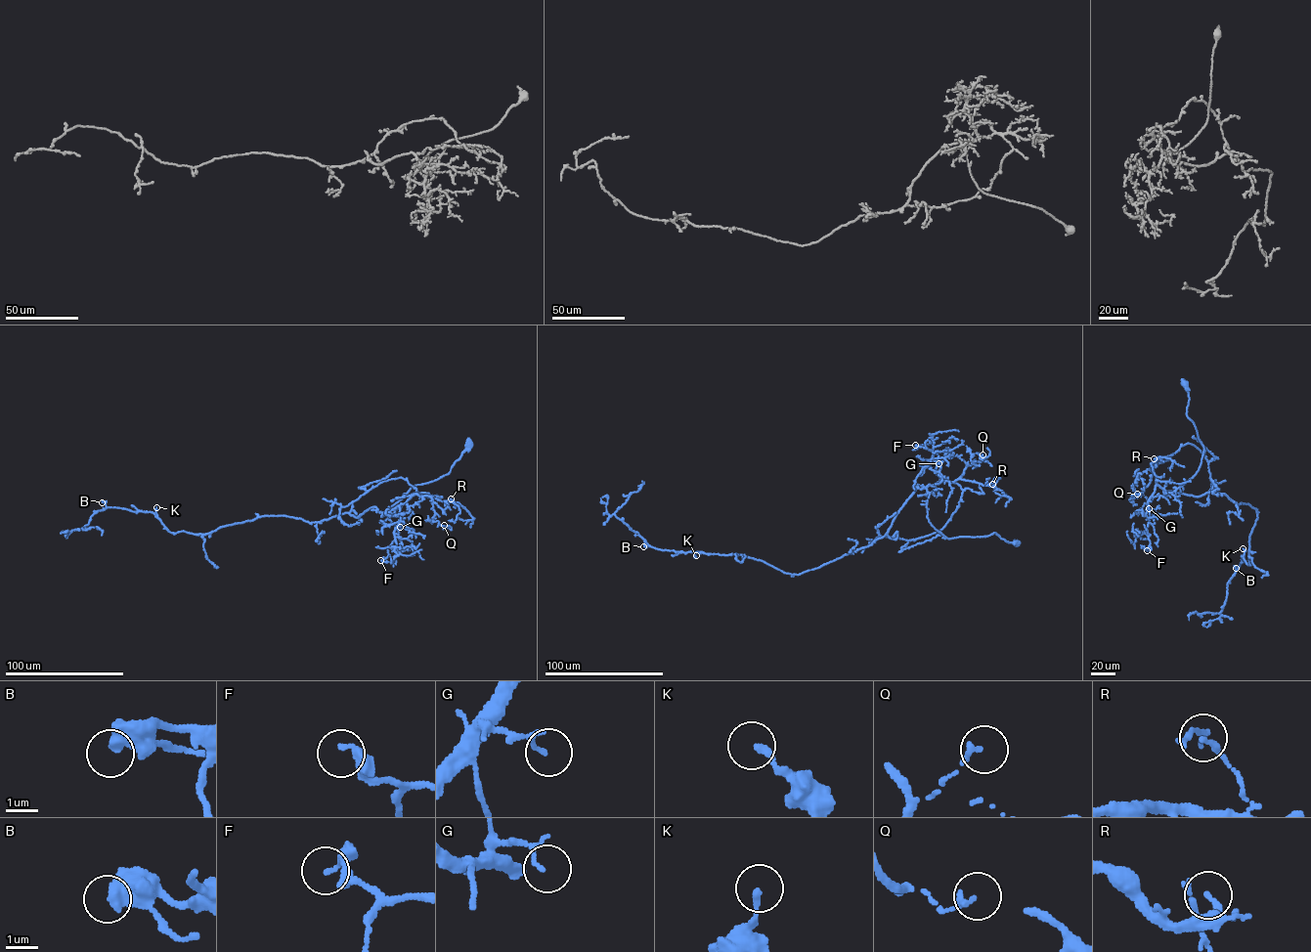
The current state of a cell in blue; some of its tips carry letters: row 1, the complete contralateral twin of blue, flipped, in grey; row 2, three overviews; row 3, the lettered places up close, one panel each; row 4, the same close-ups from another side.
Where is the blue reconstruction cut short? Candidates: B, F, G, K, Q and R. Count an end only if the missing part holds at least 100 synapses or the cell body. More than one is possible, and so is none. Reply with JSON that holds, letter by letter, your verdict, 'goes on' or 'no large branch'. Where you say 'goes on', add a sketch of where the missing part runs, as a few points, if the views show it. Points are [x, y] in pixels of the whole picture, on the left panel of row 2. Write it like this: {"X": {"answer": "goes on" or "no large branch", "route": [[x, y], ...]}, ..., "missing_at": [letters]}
{"B": {"answer": "no large branch"}, "F": {"answer": "no large branch"}, "G": {"answer": "no large branch"}, "K": {"answer": "no large branch"}, "Q": {"answer": "no large branch"}, "R": {"answer": "no large branch"}, "missing_at": []}

